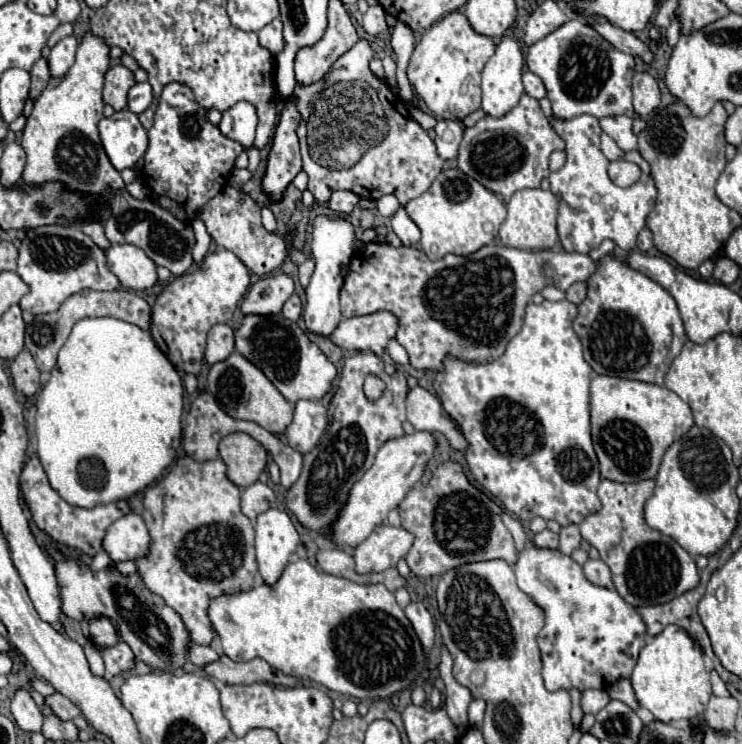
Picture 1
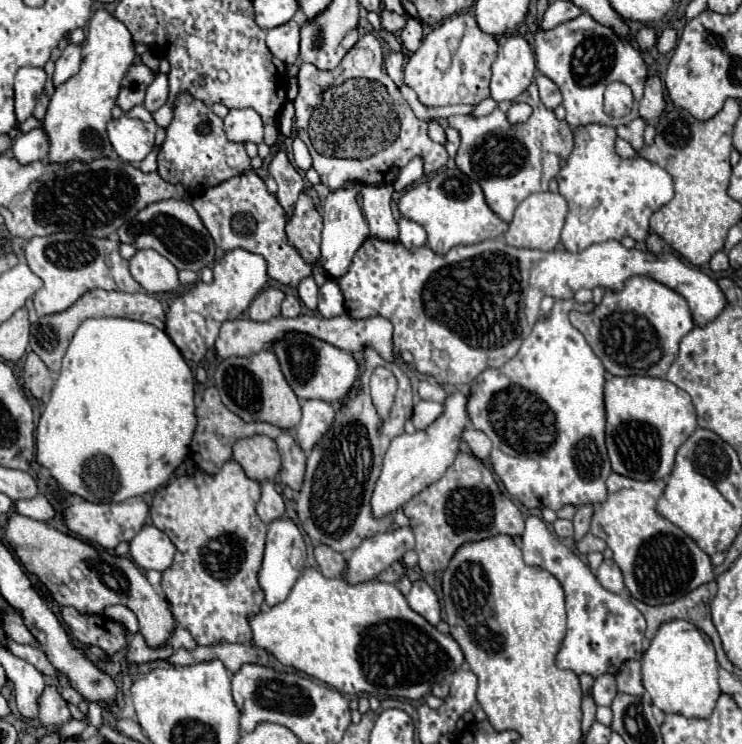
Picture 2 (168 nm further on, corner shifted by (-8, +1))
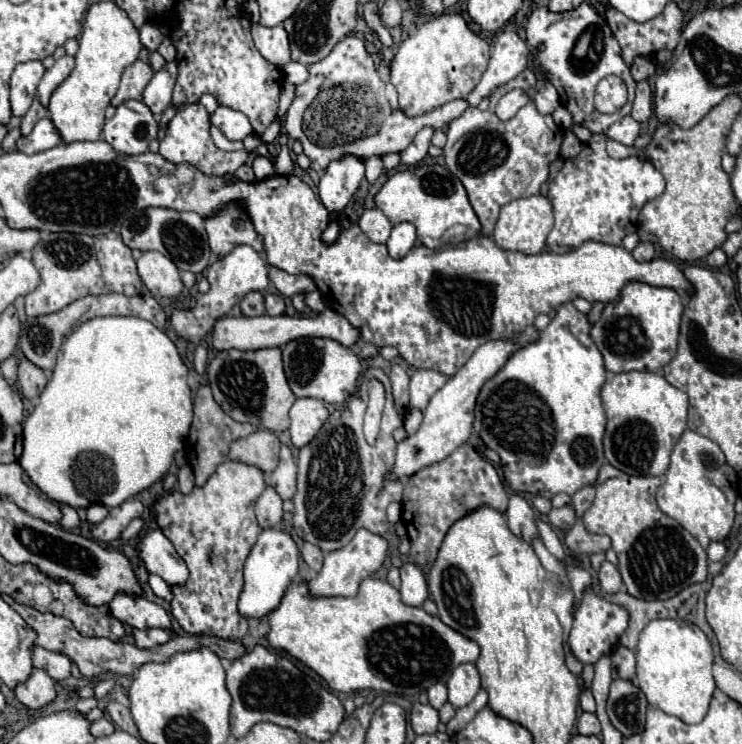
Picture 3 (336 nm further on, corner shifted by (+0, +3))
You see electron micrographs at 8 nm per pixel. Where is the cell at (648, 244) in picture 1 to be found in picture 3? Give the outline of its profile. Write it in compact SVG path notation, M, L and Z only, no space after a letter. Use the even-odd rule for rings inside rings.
M639 243L635 249L633 249L633 257L637 259L637 261L651 261L653 257L655 257L655 249L653 249L653 245L651 243Z

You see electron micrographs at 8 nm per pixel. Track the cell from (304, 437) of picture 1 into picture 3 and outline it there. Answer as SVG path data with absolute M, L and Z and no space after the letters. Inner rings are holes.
M295 399L293 407L289 409L289 419L291 419L291 441L295 447L305 447L317 431L323 427L327 421L329 411L323 401L319 399Z

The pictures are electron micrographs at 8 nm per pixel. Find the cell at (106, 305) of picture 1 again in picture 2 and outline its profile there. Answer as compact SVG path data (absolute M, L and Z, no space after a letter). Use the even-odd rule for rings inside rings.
M91 289L79 301L75 301L69 309L65 309L61 313L39 317L39 321L31 327L31 339L29 339L31 349L43 359L43 363L51 371L59 371L61 369L61 359L63 359L63 355L65 355L67 347L69 347L69 341L73 339L77 327L89 317L127 317L127 319L137 319L137 321L151 323L157 329L165 327L165 311L163 311L159 299L155 299L153 295L149 295L149 293L123 293L123 291Z

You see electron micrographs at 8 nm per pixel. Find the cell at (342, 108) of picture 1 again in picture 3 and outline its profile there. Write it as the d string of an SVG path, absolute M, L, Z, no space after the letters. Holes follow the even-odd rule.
M355 35L341 39L325 59L309 65L309 73L309 79L297 85L295 101L285 115L285 129L293 139L303 143L303 151L311 159L311 169L317 173L325 171L329 161L345 153L367 159L371 155L405 151L423 127L445 127L469 107L465 99L455 99L421 117L407 117L399 109L391 111L385 97L385 83L379 79L363 39ZM373 137L377 137L377 145L363 145Z

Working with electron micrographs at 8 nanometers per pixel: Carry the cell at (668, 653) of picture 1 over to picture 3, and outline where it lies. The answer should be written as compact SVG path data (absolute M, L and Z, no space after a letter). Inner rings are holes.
M655 619L641 631L635 655L637 665L632 682L645 693L653 707L679 717L683 723L703 721L715 691L715 681L711 675L713 649L697 625L683 619Z

